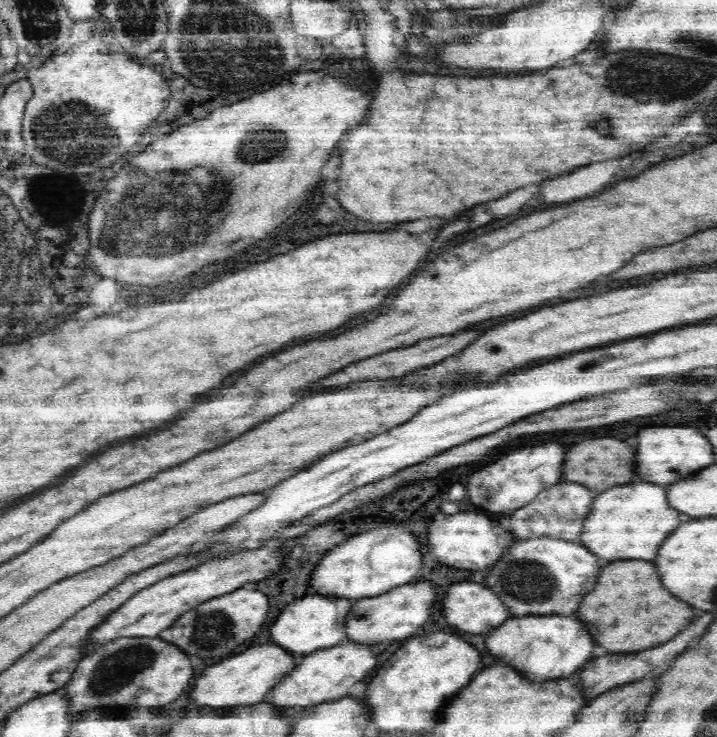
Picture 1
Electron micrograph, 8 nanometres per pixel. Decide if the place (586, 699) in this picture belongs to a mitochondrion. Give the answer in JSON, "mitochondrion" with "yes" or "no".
{"mitochondrion":"no"}

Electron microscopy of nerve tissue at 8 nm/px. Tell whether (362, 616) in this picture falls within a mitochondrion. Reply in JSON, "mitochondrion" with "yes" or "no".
{"mitochondrion":"yes"}

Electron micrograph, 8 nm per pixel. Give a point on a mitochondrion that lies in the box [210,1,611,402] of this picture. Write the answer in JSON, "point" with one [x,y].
{"point":[271,143]}

